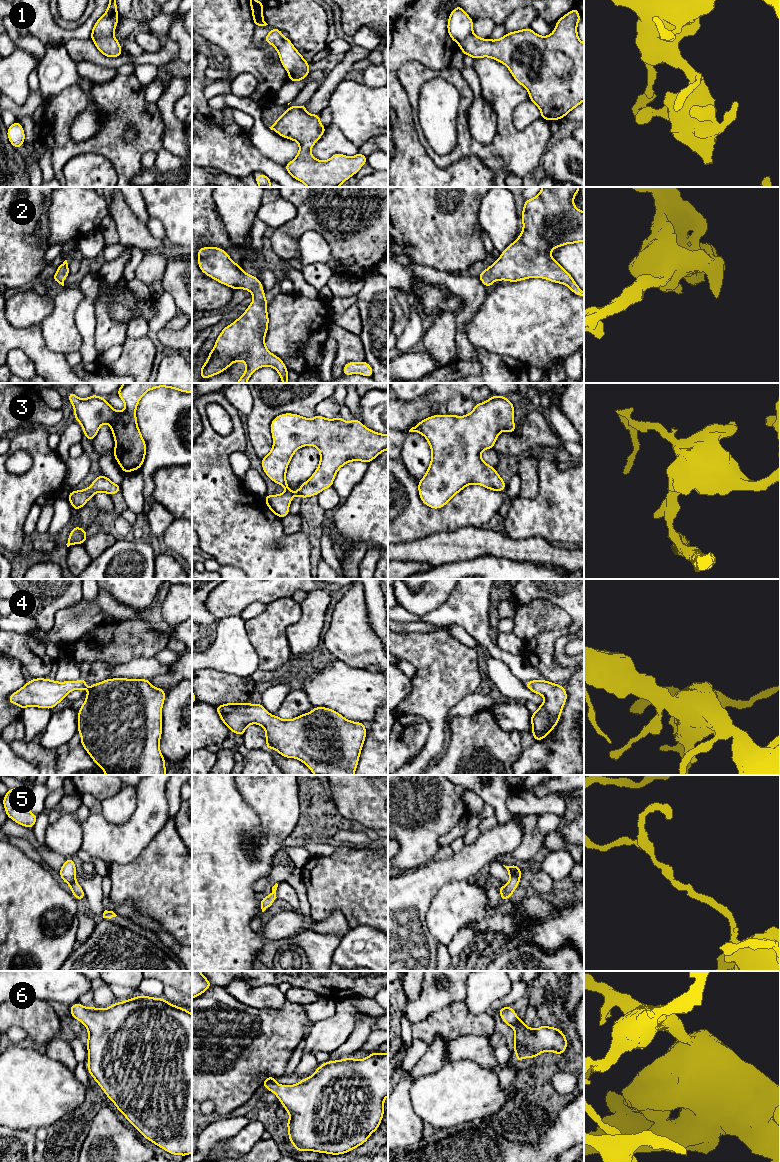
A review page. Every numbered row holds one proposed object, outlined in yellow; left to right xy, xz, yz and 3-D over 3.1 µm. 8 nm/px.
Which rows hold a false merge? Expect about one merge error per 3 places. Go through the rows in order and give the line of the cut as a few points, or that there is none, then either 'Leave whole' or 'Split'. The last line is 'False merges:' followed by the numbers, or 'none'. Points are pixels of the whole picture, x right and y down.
1: Split along xy (112, 35), (98, 36), (93, 40). Split
2: No split. Leave whole
3: No split. Leave whole
4: No split. Leave whole
5: No split. Leave whole
6: No split. Leave whole
False merges: 1

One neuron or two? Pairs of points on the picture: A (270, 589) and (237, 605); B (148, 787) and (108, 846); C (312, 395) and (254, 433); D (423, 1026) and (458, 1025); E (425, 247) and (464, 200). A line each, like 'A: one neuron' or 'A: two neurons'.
A: one neuron
B: one neuron
C: one neuron
D: one neuron
E: one neuron

